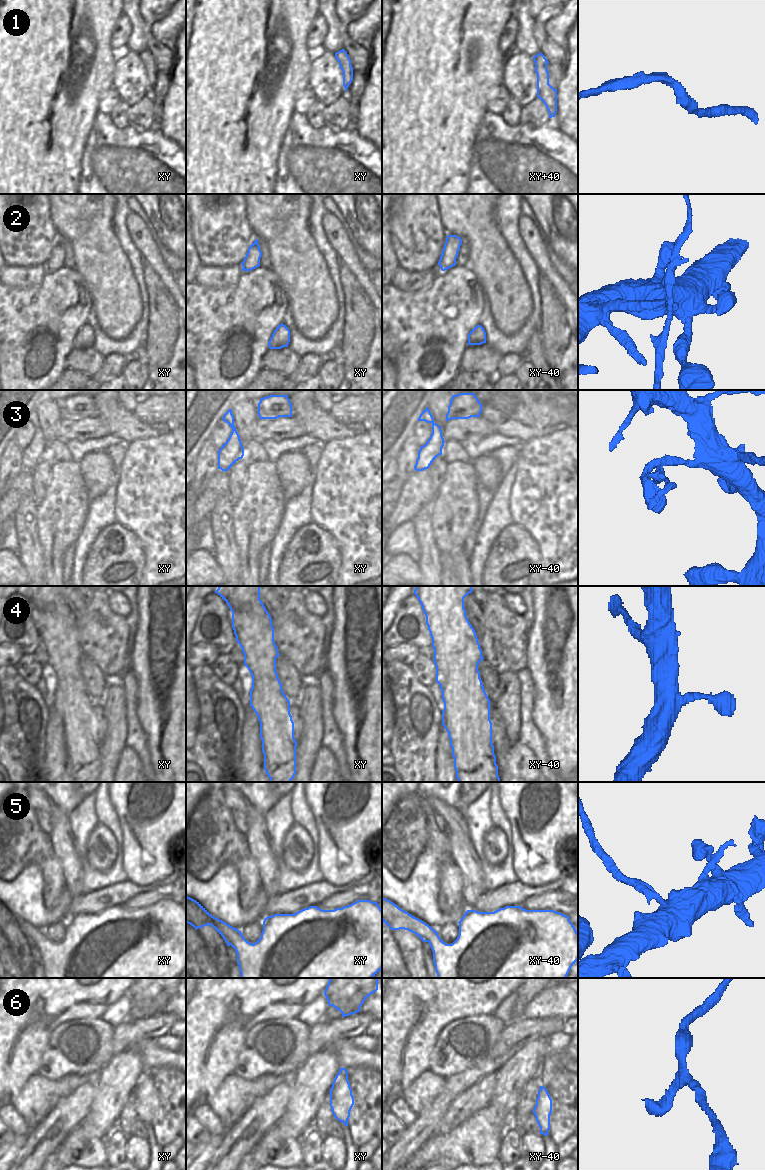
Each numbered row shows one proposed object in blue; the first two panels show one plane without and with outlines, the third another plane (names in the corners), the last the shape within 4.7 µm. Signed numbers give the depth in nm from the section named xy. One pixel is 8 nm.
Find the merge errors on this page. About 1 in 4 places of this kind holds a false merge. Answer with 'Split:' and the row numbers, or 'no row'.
Split: 2, 5

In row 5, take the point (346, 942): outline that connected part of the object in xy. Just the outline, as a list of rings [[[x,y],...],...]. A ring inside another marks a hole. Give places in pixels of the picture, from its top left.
[[[358,900],[334,910],[322,910],[317,906],[310,906],[294,914],[274,914],[264,919],[261,937],[254,944],[248,942],[239,931],[237,941],[231,942],[230,945],[237,953],[241,978],[373,978],[382,969],[382,909],[377,902]]]

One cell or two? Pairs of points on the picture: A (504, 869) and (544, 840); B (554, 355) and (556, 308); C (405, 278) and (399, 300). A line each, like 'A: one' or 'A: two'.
A: two
B: one
C: two

